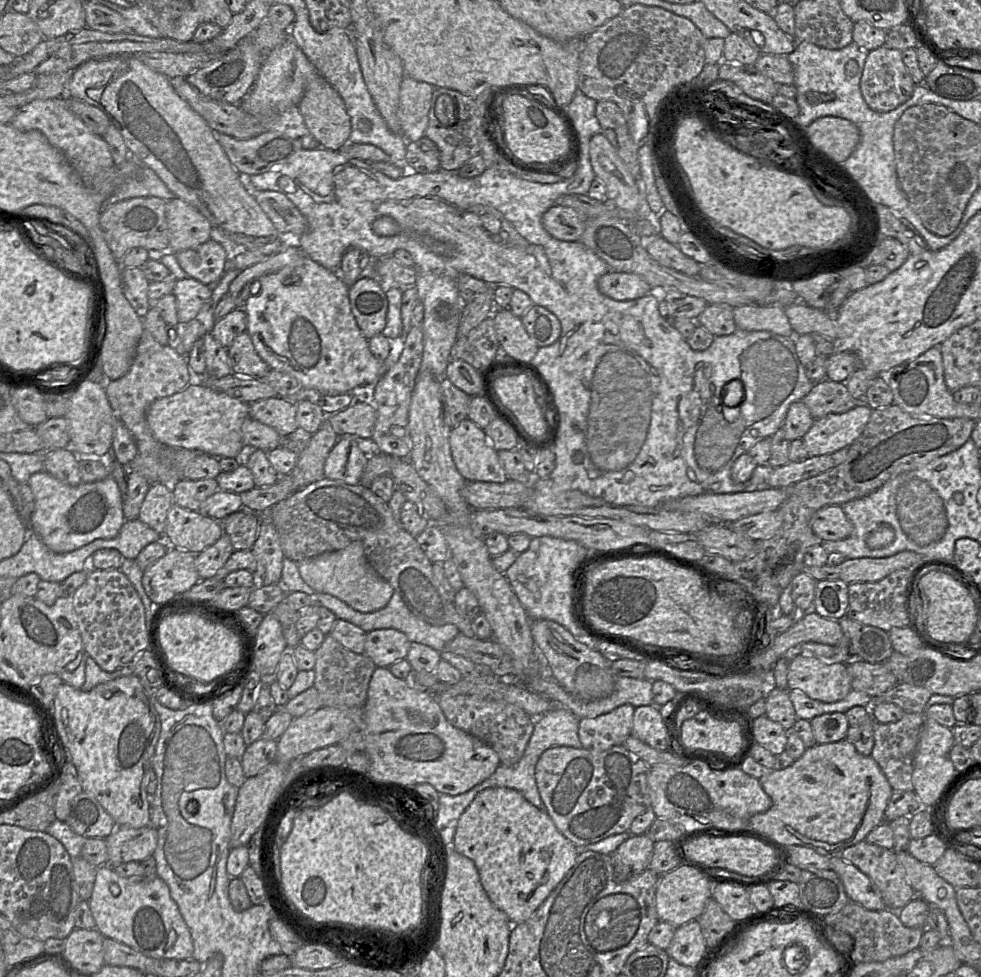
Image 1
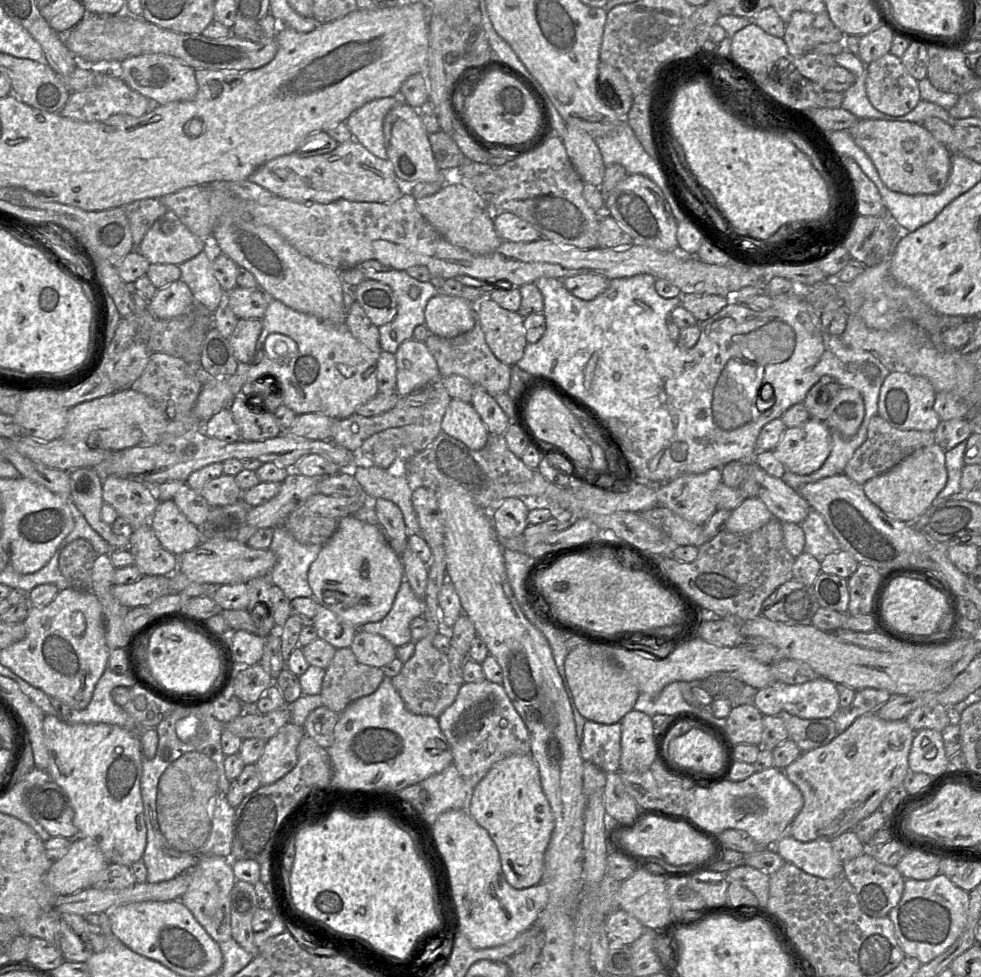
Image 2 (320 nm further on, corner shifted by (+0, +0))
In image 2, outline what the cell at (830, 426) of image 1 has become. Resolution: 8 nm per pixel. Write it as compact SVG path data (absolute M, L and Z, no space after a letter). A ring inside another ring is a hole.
M813 418L785 429L772 450L786 471L808 475L818 470L831 452L831 431L823 421Z

